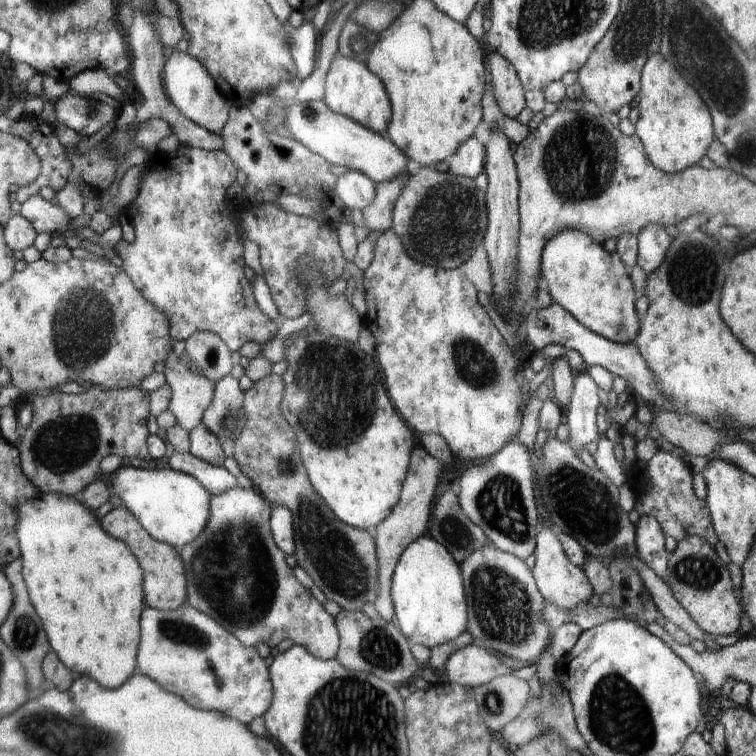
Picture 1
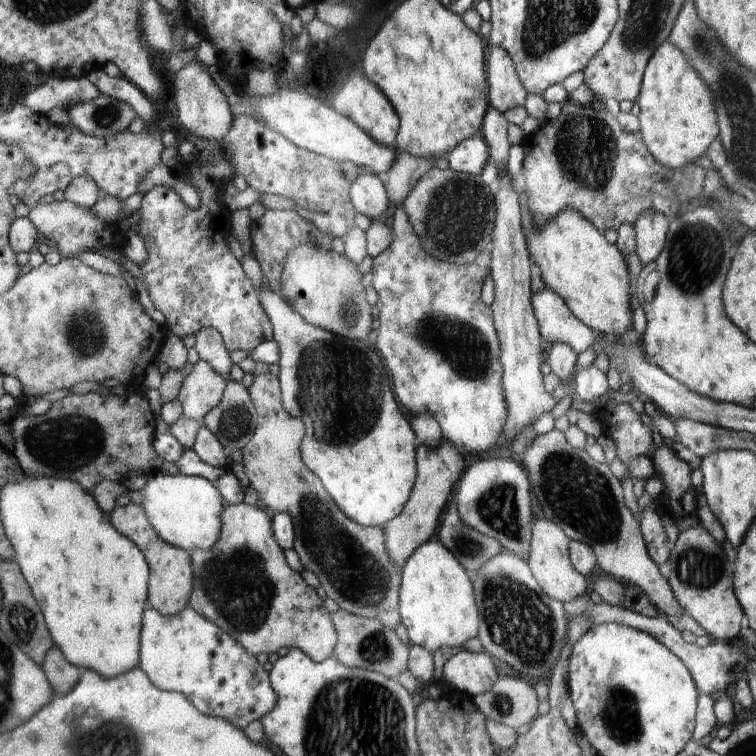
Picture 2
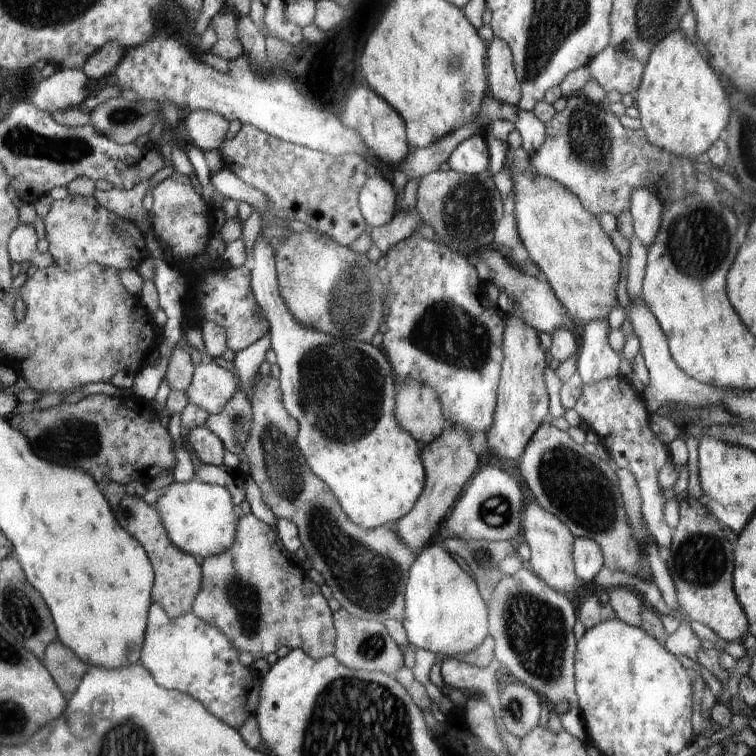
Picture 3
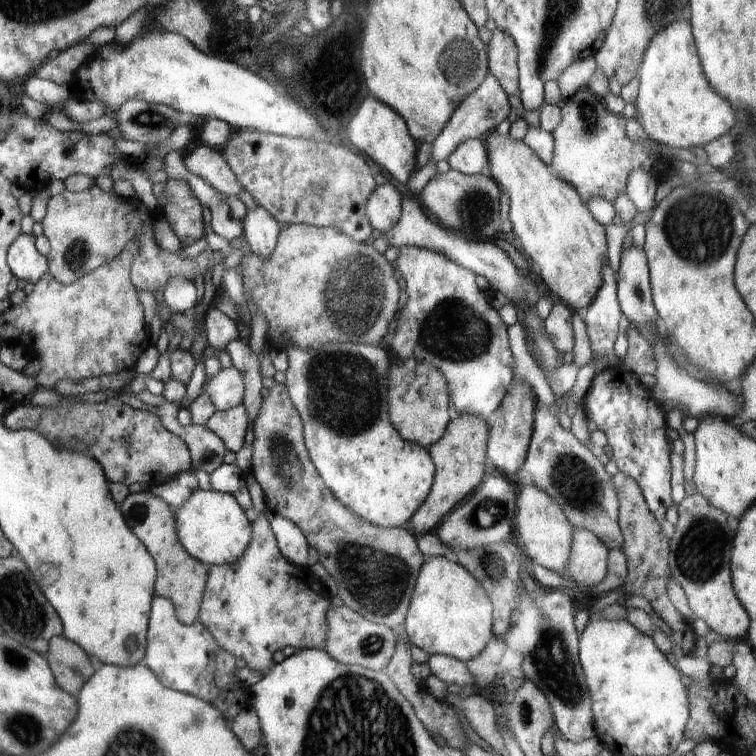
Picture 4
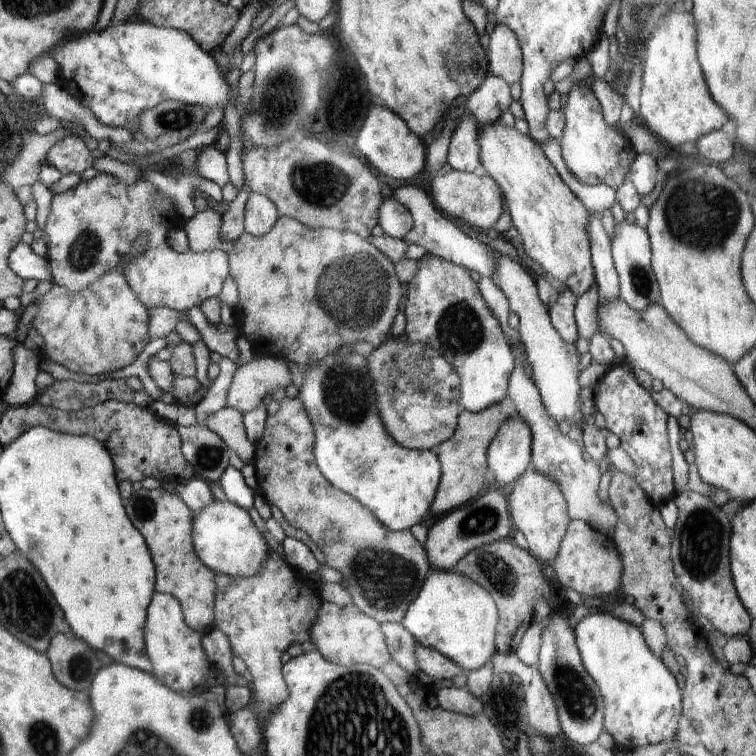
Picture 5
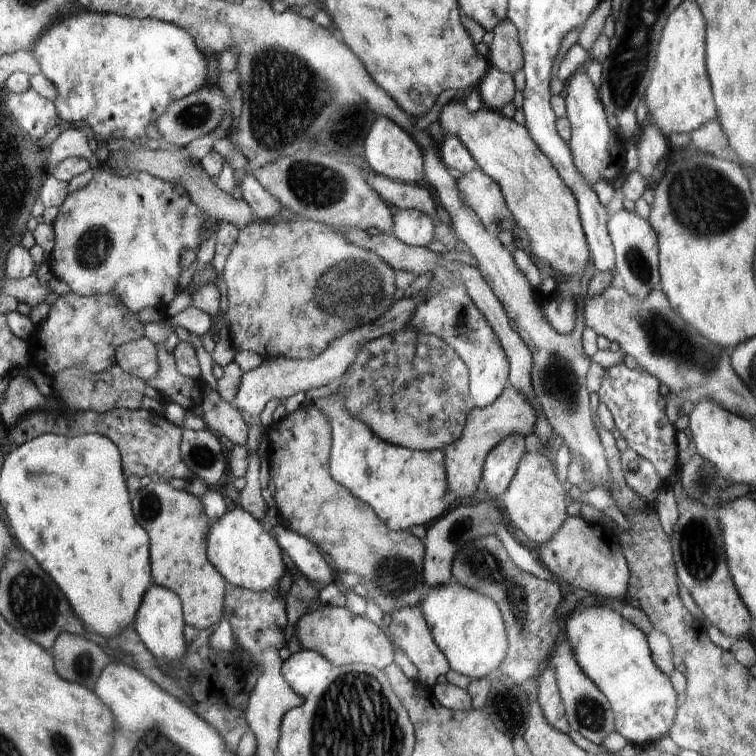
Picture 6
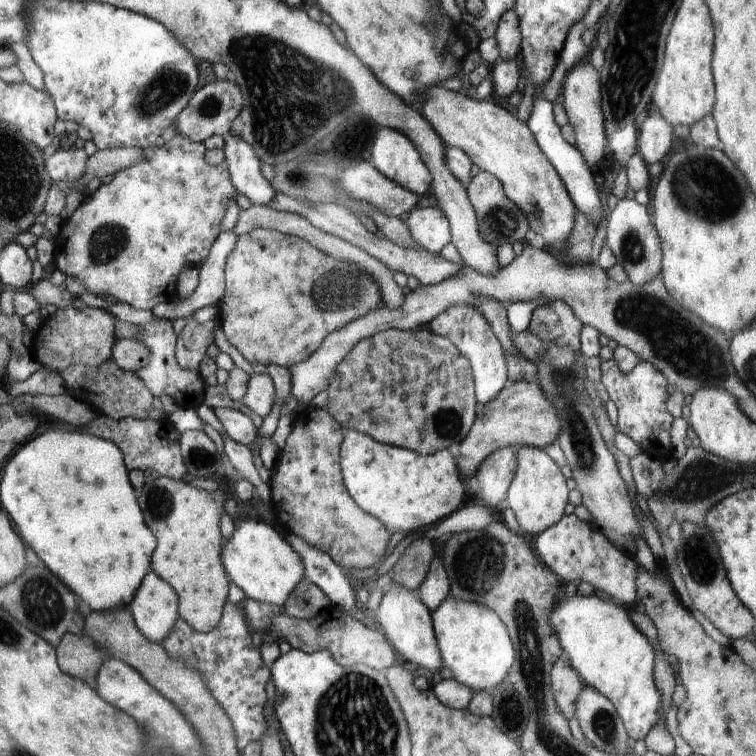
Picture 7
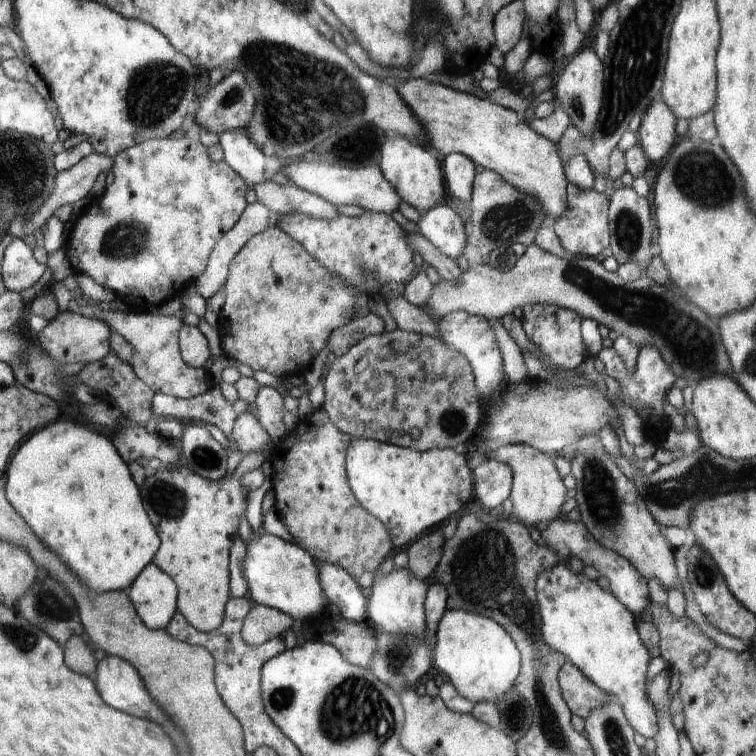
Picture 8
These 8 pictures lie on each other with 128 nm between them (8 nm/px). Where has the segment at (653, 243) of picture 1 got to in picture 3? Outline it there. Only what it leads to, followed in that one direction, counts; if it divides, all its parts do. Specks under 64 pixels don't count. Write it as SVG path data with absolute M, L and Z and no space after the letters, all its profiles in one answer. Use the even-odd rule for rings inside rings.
M636 189L632 194L629 211L633 216L633 234L645 247L649 246L658 232L662 209L663 204L650 189Z

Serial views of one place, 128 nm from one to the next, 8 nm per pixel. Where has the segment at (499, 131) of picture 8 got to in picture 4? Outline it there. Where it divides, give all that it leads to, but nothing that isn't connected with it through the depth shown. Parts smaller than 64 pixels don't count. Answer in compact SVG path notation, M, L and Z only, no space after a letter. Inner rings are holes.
M492 132L487 134L485 141L490 151L488 176L496 178L509 196L509 220L513 224L513 234L518 236L519 249L533 265L534 274L545 289L560 296L573 310L585 310L604 285L604 228L596 222L596 218L592 218L591 209L583 201L579 191L570 182L555 177L552 168L546 166L523 140L514 139L510 133L498 136Z

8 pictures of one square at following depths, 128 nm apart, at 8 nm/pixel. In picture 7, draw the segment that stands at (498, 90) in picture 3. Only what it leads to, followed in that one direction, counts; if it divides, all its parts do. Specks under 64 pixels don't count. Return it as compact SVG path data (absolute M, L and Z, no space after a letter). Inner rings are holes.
M510 9L504 13L498 22L496 38L502 59L514 59L522 50L522 27L519 25L519 15Z

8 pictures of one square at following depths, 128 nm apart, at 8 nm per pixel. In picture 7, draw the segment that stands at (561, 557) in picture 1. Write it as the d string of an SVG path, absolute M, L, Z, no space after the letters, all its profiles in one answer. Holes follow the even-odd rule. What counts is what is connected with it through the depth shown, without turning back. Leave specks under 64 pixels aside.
M517 447L515 454L518 472L515 473L511 489L508 490L506 504L514 511L520 531L526 534L540 534L558 524L563 518L564 508L567 508L568 504L568 486L560 468L544 449Z

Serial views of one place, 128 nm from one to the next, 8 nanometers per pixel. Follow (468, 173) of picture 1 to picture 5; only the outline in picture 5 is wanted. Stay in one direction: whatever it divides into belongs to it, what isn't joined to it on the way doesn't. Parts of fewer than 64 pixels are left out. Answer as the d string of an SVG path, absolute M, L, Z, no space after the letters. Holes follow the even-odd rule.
M468 113L459 120L459 125L455 126L452 133L447 162L457 171L474 173L480 166L481 150L476 144L476 125L477 120Z

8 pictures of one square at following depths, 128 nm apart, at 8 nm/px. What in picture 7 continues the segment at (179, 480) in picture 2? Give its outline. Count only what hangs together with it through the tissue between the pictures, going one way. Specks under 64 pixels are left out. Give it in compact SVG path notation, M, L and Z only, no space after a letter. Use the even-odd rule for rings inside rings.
M245 512L236 521L232 538L224 545L224 566L230 582L242 589L246 598L268 603L282 610L298 583L306 577L306 567L301 556L262 520L248 520Z

